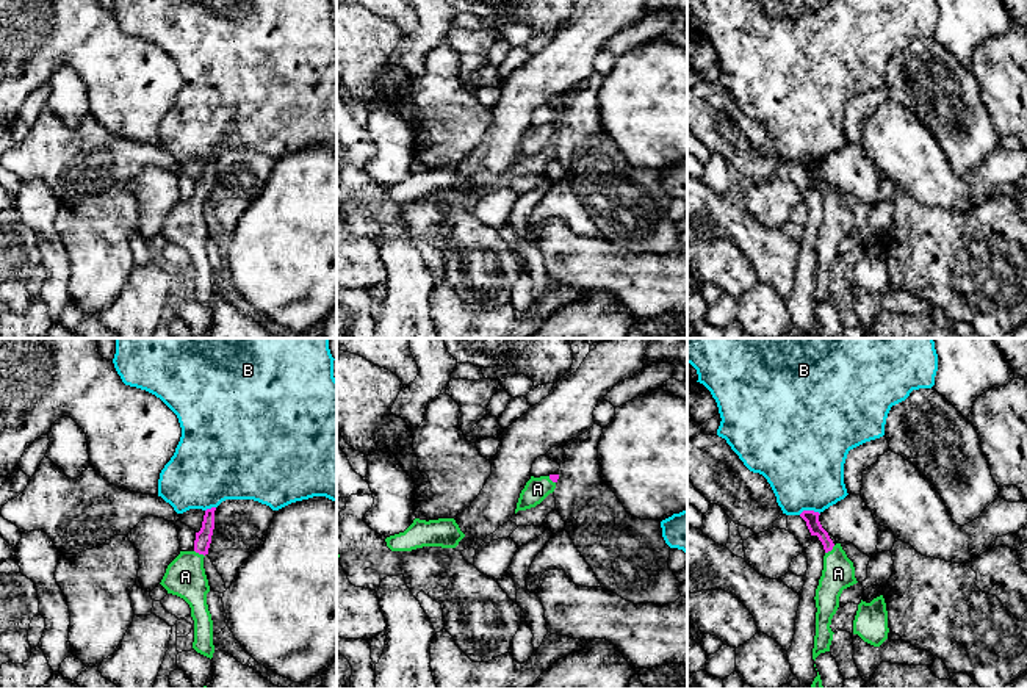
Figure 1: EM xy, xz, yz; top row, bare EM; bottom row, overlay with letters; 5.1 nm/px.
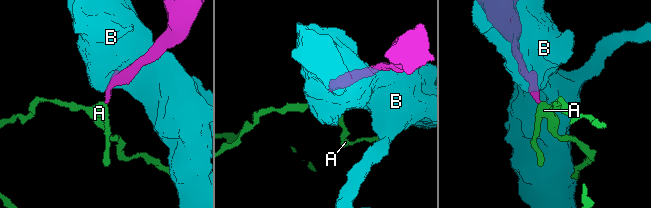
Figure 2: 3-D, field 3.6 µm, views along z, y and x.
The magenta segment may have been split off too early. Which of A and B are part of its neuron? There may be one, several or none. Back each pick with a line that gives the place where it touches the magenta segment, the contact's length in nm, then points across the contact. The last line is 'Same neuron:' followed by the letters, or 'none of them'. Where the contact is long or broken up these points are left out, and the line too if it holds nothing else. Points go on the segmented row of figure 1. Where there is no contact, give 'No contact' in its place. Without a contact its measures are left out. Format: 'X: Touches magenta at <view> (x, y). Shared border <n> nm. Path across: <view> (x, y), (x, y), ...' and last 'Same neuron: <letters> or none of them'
A: Touches magenta at yz (830, 550). Shared border 70 nm. Path across: yz (811, 517), (830, 550), (838, 573)
Same neuron: A

